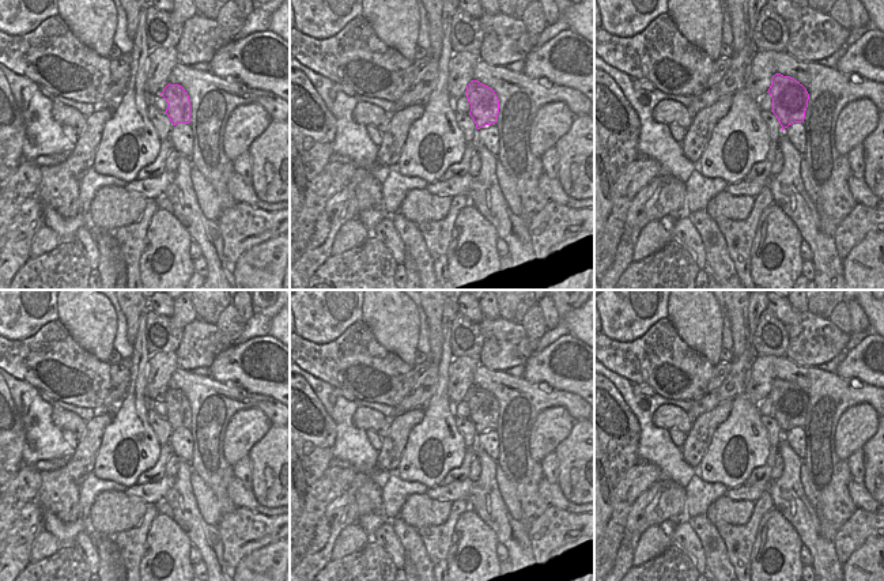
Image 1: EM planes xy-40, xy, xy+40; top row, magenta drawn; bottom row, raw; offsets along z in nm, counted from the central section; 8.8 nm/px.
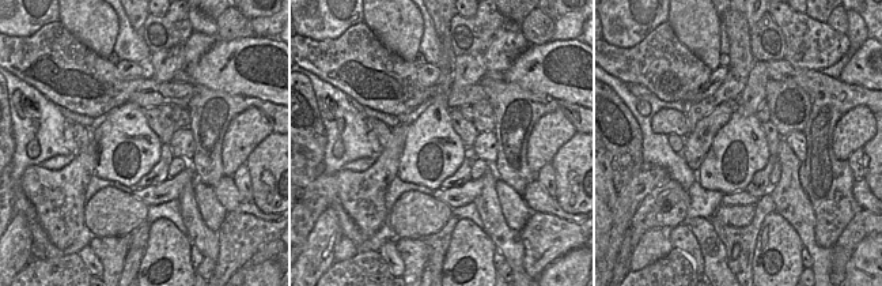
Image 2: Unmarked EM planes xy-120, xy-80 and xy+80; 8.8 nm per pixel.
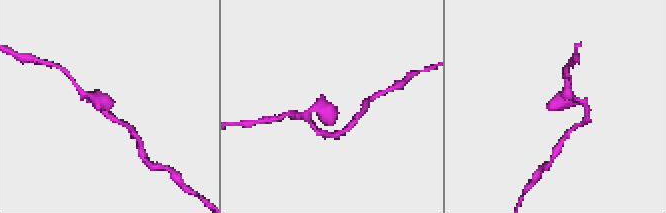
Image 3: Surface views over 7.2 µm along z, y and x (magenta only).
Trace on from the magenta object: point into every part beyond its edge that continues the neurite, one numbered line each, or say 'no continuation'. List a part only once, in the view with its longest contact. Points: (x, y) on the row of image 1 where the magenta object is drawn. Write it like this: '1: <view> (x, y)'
no continuation

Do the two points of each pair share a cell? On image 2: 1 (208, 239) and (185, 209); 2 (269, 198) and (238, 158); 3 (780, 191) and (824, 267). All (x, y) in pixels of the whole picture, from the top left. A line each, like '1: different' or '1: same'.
1: same
2: different
3: same

